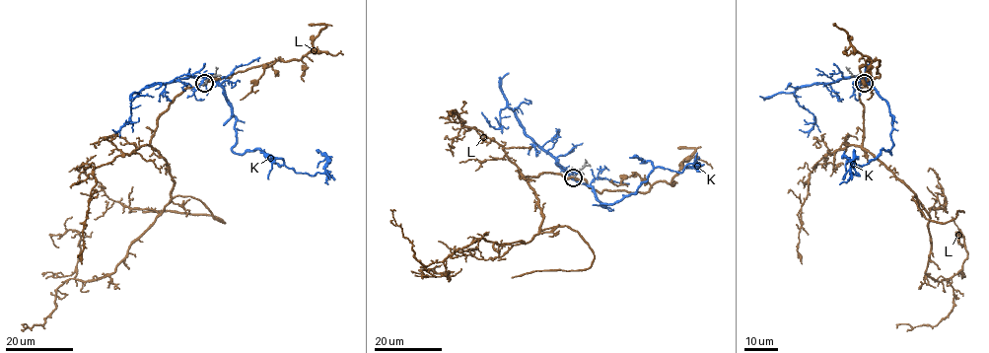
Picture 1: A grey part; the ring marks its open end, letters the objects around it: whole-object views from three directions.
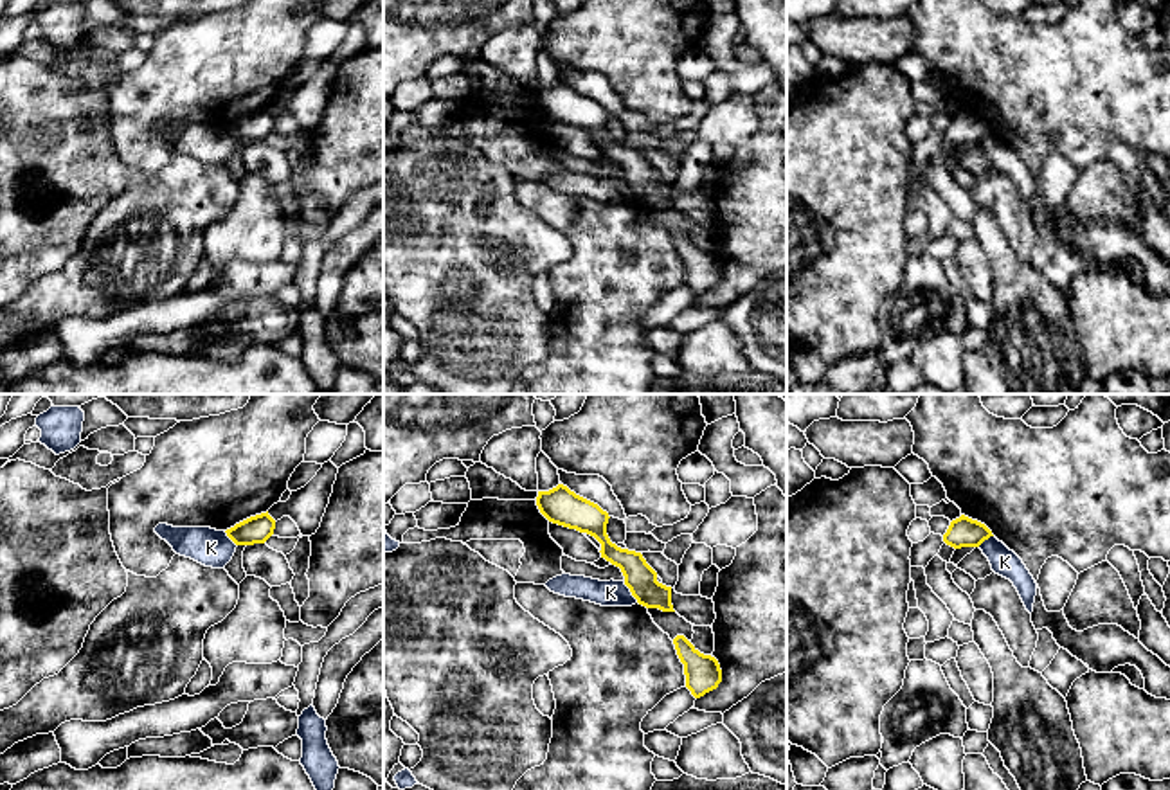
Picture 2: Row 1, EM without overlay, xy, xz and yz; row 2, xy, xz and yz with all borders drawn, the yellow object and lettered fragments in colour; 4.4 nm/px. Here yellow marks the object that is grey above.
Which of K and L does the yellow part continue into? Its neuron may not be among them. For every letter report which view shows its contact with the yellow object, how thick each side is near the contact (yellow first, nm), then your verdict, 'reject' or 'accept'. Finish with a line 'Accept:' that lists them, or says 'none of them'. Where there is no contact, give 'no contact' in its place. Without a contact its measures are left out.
K: meets yellow in xz; 140 nm thick on the yellow side, 110 nm on the other; reject
L: no contact; reject
Accept: none of them

